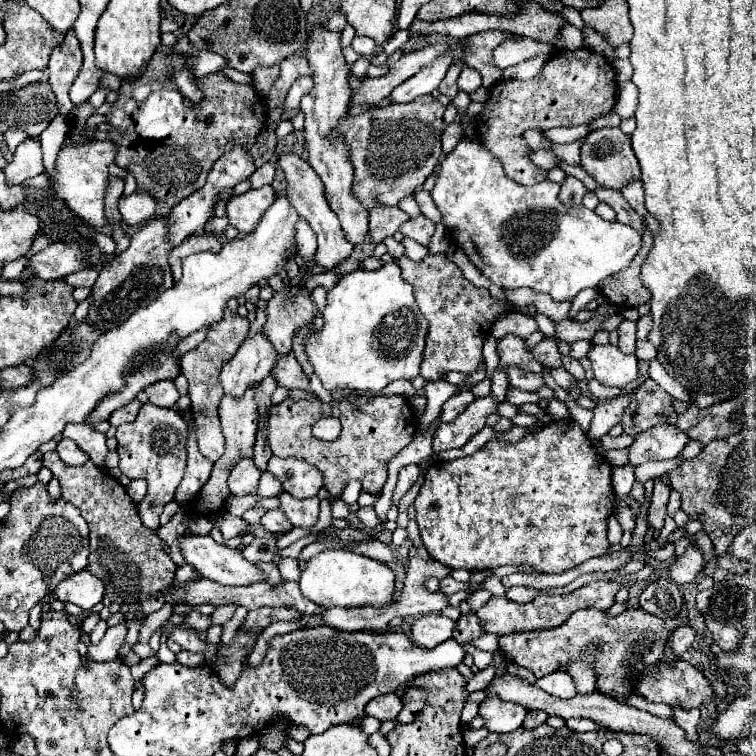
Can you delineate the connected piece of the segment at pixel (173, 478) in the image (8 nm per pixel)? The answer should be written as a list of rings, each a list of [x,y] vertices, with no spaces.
[[[144,404],[134,422],[124,424],[116,430],[120,470],[128,478],[144,478],[148,482],[148,492],[138,504],[138,514],[148,528],[158,528],[158,518],[168,502],[174,500],[174,492],[184,476],[186,468],[186,420],[174,408],[160,408],[154,404]]]

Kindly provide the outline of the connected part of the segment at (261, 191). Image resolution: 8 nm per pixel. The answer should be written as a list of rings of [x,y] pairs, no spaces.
[[[262,186],[258,190],[248,190],[240,196],[232,196],[226,206],[228,220],[240,234],[254,232],[260,216],[264,214],[264,208],[268,208],[274,200],[276,194],[272,186]]]

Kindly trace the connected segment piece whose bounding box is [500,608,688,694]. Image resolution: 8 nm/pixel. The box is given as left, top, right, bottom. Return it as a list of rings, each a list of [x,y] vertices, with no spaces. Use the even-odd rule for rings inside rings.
[[[642,608],[622,612],[614,618],[606,618],[602,610],[580,610],[570,616],[568,622],[564,622],[558,628],[552,630],[536,630],[536,632],[520,632],[512,636],[500,638],[502,654],[512,658],[516,664],[528,668],[534,672],[536,678],[542,678],[558,668],[564,668],[570,660],[576,660],[586,648],[592,644],[600,644],[600,652],[596,654],[596,674],[598,682],[596,688],[604,694],[632,694],[632,680],[640,674],[640,668],[644,664],[656,664],[656,660],[662,658],[662,646],[670,632],[682,624],[688,624],[688,618],[676,616],[670,620],[660,620]]]

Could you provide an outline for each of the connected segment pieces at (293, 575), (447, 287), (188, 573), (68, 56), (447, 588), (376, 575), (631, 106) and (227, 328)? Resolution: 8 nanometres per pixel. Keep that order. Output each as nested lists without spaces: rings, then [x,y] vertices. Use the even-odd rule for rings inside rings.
[[[282,558],[282,562],[278,564],[278,570],[280,570],[282,580],[298,580],[300,578],[300,568],[294,558]]]
[[[428,254],[420,262],[402,256],[398,260],[398,266],[402,270],[404,280],[408,280],[408,284],[412,284],[416,292],[420,312],[424,312],[430,322],[424,358],[420,366],[420,376],[428,382],[444,380],[450,370],[472,374],[482,362],[482,342],[488,336],[488,328],[500,312],[518,310],[528,316],[534,316],[536,312],[534,308],[516,308],[508,302],[492,300],[490,292],[486,288],[476,288],[474,284],[470,284],[464,278],[462,270],[446,254]]]
[[[186,564],[186,566],[182,566],[182,568],[176,570],[176,576],[174,578],[180,580],[180,582],[186,582],[186,580],[200,580],[202,576],[190,564]]]
[[[70,30],[66,34],[62,46],[58,46],[52,52],[50,64],[48,64],[50,86],[52,86],[52,92],[56,94],[56,106],[58,106],[58,112],[64,116],[68,116],[70,110],[74,108],[74,104],[68,98],[68,90],[80,72],[80,64],[82,64],[80,44],[78,44],[74,32]]]
[[[452,576],[444,578],[444,580],[440,582],[440,586],[442,586],[442,592],[444,592],[444,594],[454,594],[454,592],[460,592],[460,590],[474,592],[474,590],[480,590],[480,588],[482,588],[482,584],[476,584],[476,586],[472,586],[470,582],[456,582]]]
[[[326,548],[308,560],[308,568],[302,572],[300,590],[304,598],[312,600],[318,606],[342,606],[342,608],[360,608],[372,606],[382,608],[392,604],[394,600],[394,572],[372,558],[354,554],[350,550],[340,548]]]
[[[632,82],[620,84],[614,110],[620,114],[620,118],[632,118],[636,110],[636,100],[638,100],[638,88]]]
[[[226,310],[224,312],[224,320],[220,324],[216,324],[216,328],[210,328],[204,342],[200,342],[200,346],[196,346],[194,350],[186,352],[180,358],[180,372],[186,376],[188,380],[188,396],[190,396],[190,412],[194,416],[194,426],[196,426],[196,438],[198,438],[198,448],[200,454],[206,456],[208,460],[216,462],[222,454],[224,454],[224,436],[220,430],[220,420],[218,420],[218,402],[220,396],[224,394],[222,386],[220,386],[220,368],[222,364],[226,364],[238,350],[238,344],[248,336],[248,328],[250,322],[248,318],[238,316],[236,312]]]

